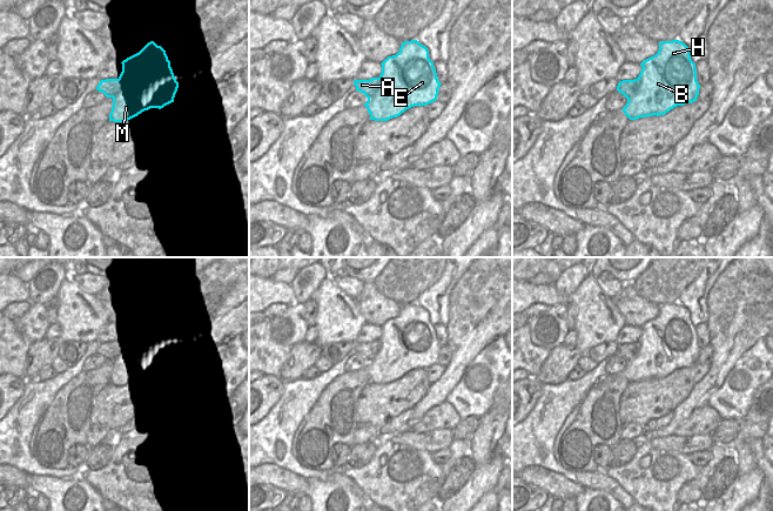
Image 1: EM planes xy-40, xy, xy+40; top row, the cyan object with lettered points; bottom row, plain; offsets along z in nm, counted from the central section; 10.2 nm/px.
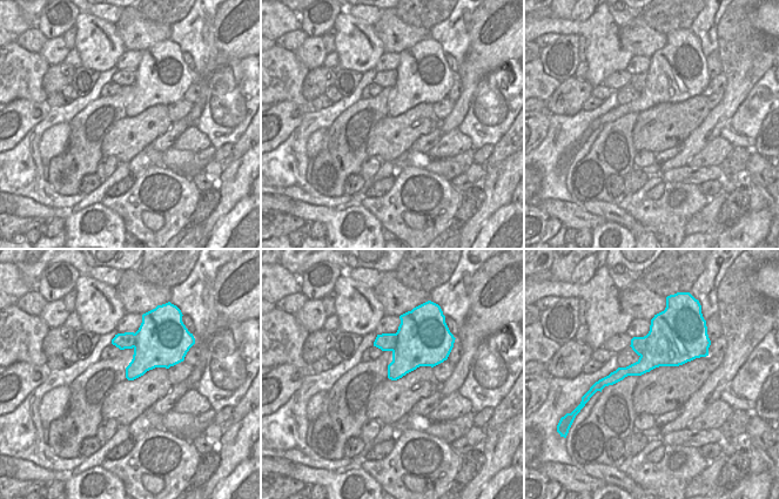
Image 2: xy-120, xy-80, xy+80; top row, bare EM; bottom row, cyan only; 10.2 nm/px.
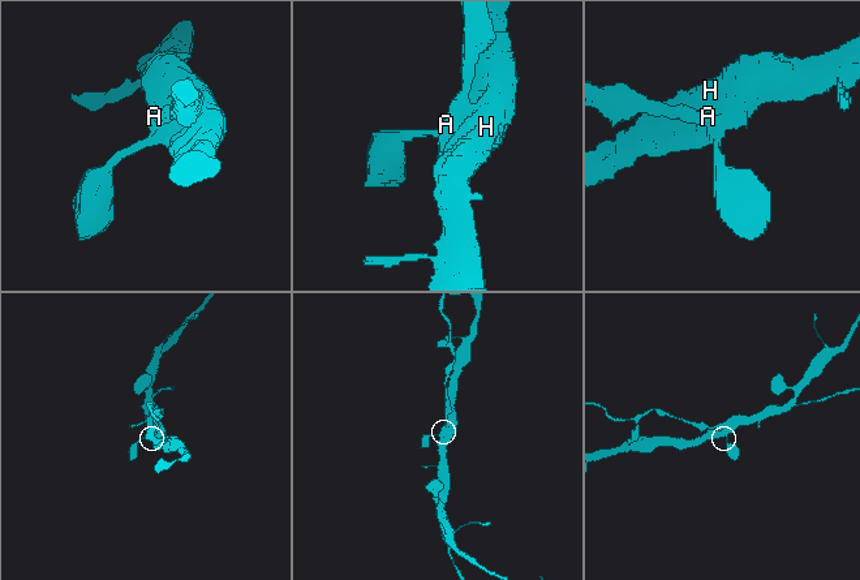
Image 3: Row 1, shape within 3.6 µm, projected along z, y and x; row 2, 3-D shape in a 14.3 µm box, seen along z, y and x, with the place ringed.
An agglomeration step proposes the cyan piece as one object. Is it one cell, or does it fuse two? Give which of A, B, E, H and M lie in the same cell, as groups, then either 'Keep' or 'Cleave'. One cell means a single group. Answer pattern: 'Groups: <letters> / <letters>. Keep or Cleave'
Groups: A / B E H M. Cleave.

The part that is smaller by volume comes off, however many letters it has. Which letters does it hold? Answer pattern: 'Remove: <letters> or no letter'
Remove: A.

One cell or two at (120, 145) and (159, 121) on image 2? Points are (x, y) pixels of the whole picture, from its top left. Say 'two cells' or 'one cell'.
one cell

